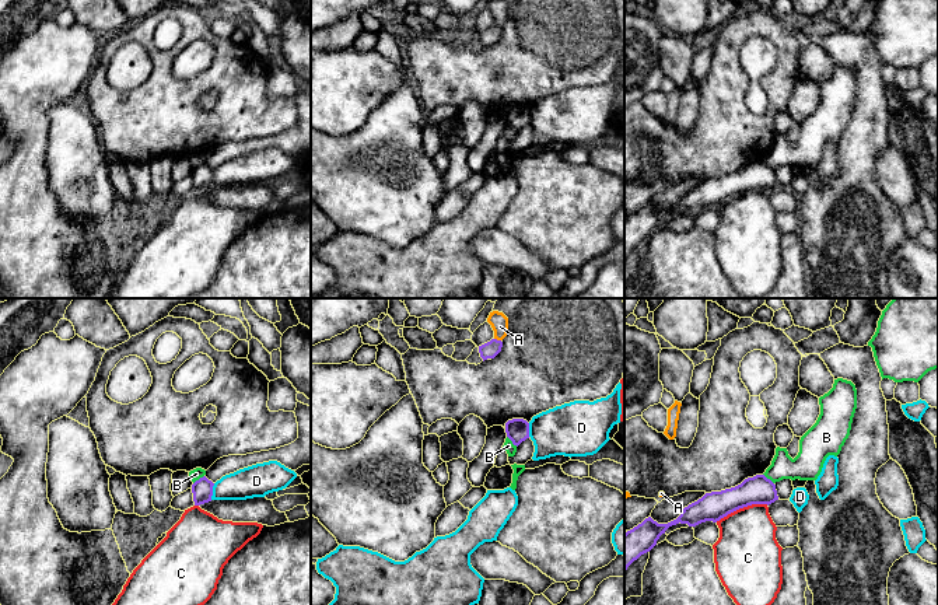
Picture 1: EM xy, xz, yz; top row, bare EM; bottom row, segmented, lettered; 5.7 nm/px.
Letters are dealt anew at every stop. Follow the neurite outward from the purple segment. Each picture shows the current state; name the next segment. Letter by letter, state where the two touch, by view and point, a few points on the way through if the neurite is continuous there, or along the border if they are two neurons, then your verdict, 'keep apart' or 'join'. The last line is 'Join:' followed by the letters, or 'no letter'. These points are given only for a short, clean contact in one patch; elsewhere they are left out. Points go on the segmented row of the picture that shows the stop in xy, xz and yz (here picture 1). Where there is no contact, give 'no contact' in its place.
A: xz (496, 339) | keep apart
B: xz (511, 440) | along xz (507, 436), (517, 446) | keep apart
C: yz (741, 507) | along yz (767, 504), (748, 504), (716, 521) | keep apart
D: xy (212, 492) | along xy (214, 483), (210, 499) | keep apart
Join: no letter

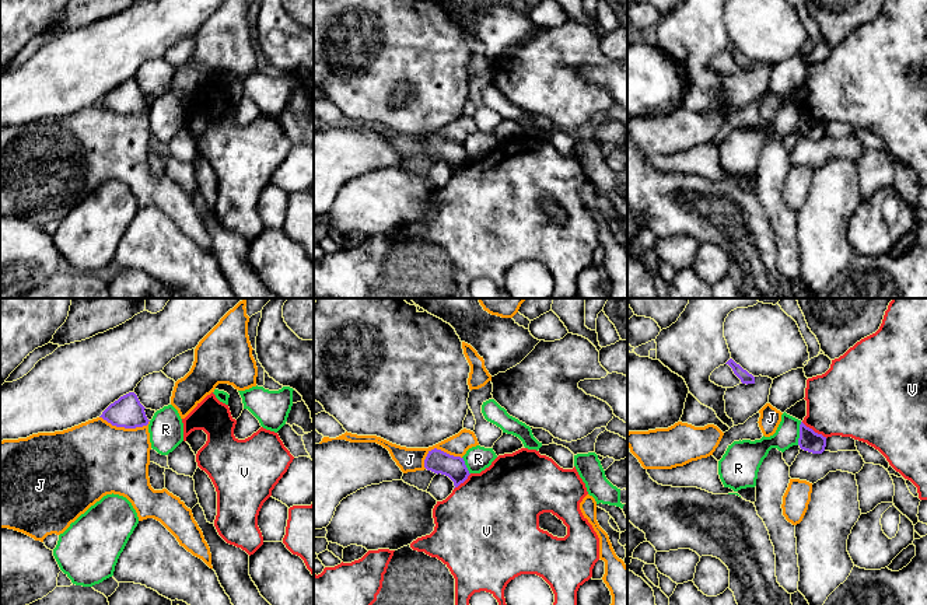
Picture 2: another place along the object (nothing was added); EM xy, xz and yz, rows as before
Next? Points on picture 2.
J: xy (125, 427) | along xy (100, 416), (112, 425), (125, 427), (142, 427), (149, 423) | keep apart
R: yz (800, 433) | along yz (801, 422), (797, 444) | keep apart
V: yz (812, 430) | along yz (801, 422), (826, 437) | keep apart
Join: no letter

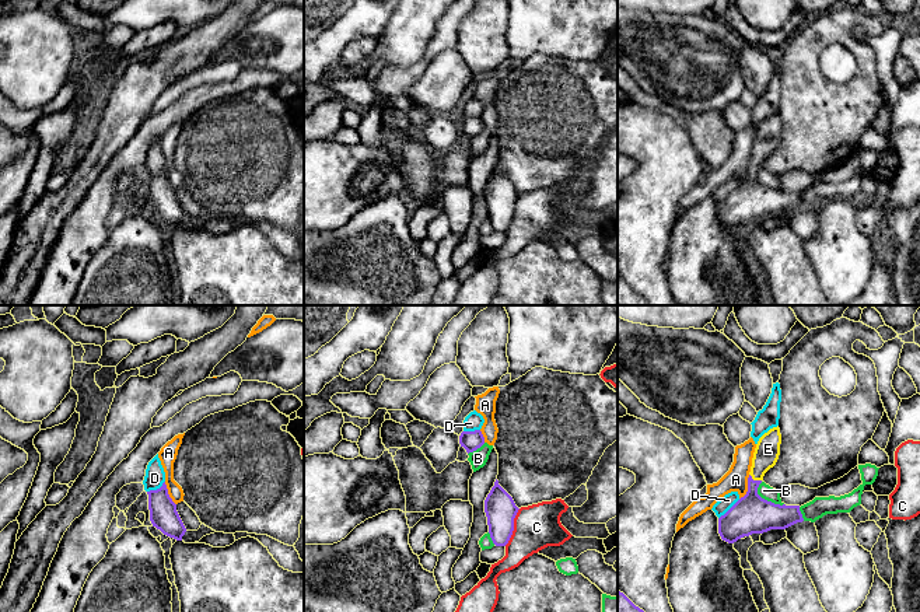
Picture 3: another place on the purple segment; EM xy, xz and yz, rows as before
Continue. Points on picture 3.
A: yz (748, 488) | keep apart
B: yz (766, 500) | keep apart
C: xz (513, 527) | along xz (520, 509), (514, 518), (513, 534), (504, 545) | keep apart
D: yz (730, 509) | keep apart
E: yz (755, 481) | across yz (751, 514), (755, 481), (768, 448) | join
Join: E

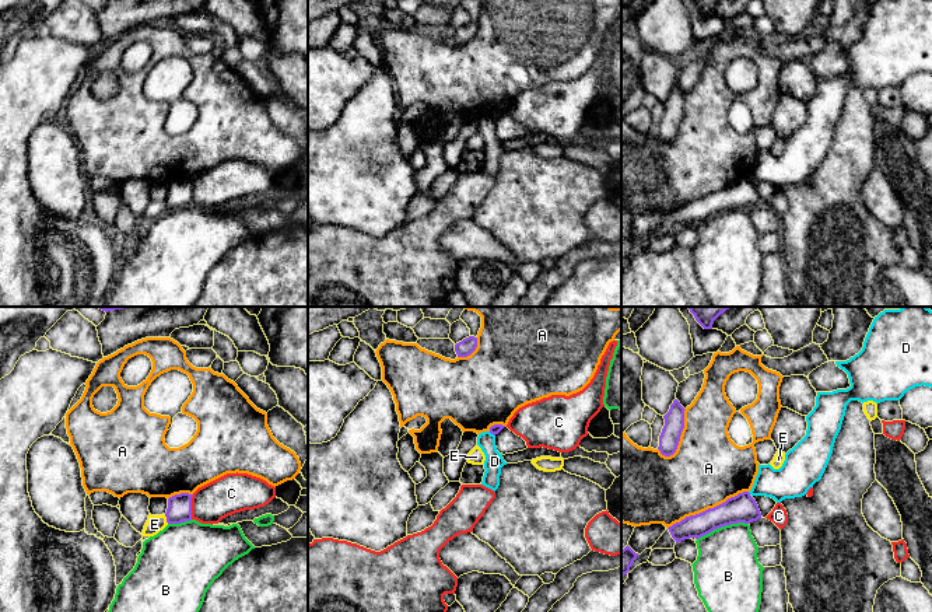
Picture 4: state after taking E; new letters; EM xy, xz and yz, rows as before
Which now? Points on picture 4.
A: yz (708, 509) | keep apart
B: yz (722, 525) | keep apart
C: xy (191, 507) | keep apart
D: xz (491, 433) | keep apart
E: xy (167, 518) | keep apart
Join: no letter

